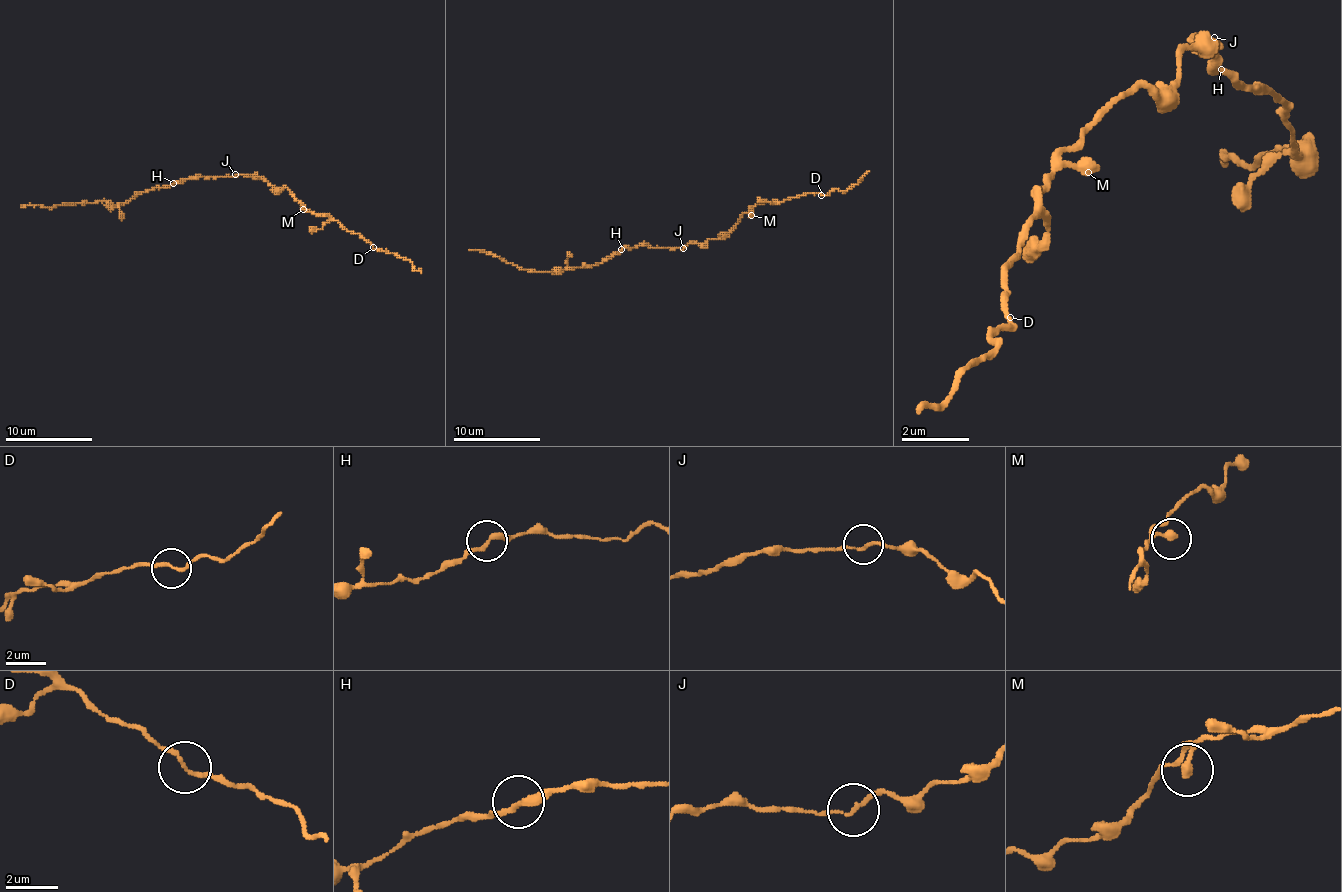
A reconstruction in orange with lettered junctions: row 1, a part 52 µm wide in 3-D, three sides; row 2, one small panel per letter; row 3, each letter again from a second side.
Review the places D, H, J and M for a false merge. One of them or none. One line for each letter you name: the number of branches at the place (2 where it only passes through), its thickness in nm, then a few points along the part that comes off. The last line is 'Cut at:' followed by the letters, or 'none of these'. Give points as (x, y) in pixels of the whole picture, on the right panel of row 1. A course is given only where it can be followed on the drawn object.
Cut at: none of these

